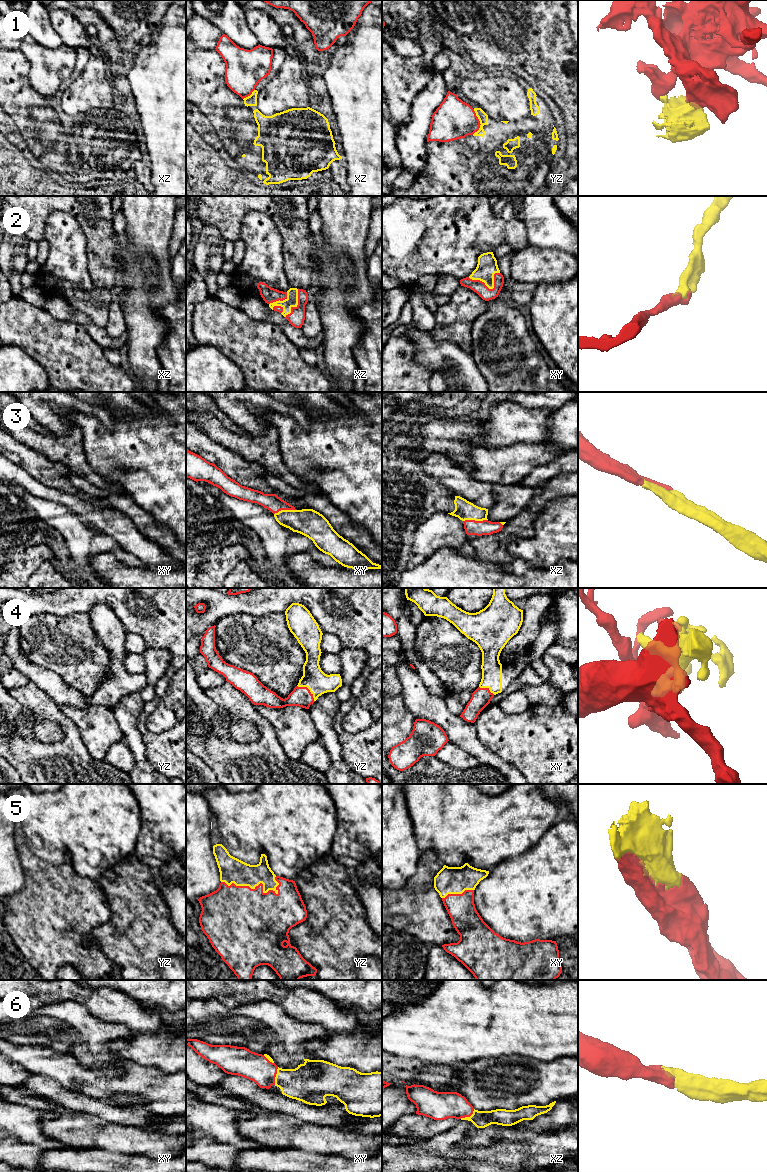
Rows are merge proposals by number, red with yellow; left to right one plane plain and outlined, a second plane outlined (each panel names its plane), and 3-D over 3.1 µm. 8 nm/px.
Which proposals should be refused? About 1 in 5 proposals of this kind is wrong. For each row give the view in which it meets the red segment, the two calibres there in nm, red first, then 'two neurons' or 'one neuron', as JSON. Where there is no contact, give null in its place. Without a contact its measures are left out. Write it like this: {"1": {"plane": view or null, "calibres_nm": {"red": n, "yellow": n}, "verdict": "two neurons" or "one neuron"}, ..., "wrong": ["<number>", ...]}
{"1": {"plane": "yz", "calibres_nm": {"red": 320, "yellow": 80}, "verdict": "two neurons"}, "2": {"plane": "xy", "calibres_nm": {"red": 100, "yellow": 160}, "verdict": "one neuron"}, "3": {"plane": "xz", "calibres_nm": {"red": 120, "yellow": 160}, "verdict": "one neuron"}, "4": {"plane": "yz", "calibres_nm": {"red": 160, "yellow": 180}, "verdict": "one neuron"}, "5": {"plane": "yz", "calibres_nm": {"red": 500, "yellow": 200}, "verdict": "one neuron"}, "6": {"plane": "xy", "calibres_nm": {"red": 220, "yellow": 300}, "verdict": "one neuron"}, "wrong": ["1"]}

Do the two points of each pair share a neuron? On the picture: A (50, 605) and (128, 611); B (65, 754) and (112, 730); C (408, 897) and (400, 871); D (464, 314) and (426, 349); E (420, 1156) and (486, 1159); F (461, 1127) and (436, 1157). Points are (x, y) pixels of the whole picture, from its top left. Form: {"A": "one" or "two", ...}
{"A": "one", "B": "two", "C": "two", "D": "two", "E": "one", "F": "one"}

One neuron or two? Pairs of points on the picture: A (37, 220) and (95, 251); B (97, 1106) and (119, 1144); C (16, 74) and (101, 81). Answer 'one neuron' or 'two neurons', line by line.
A: one neuron
B: two neurons
C: two neurons

